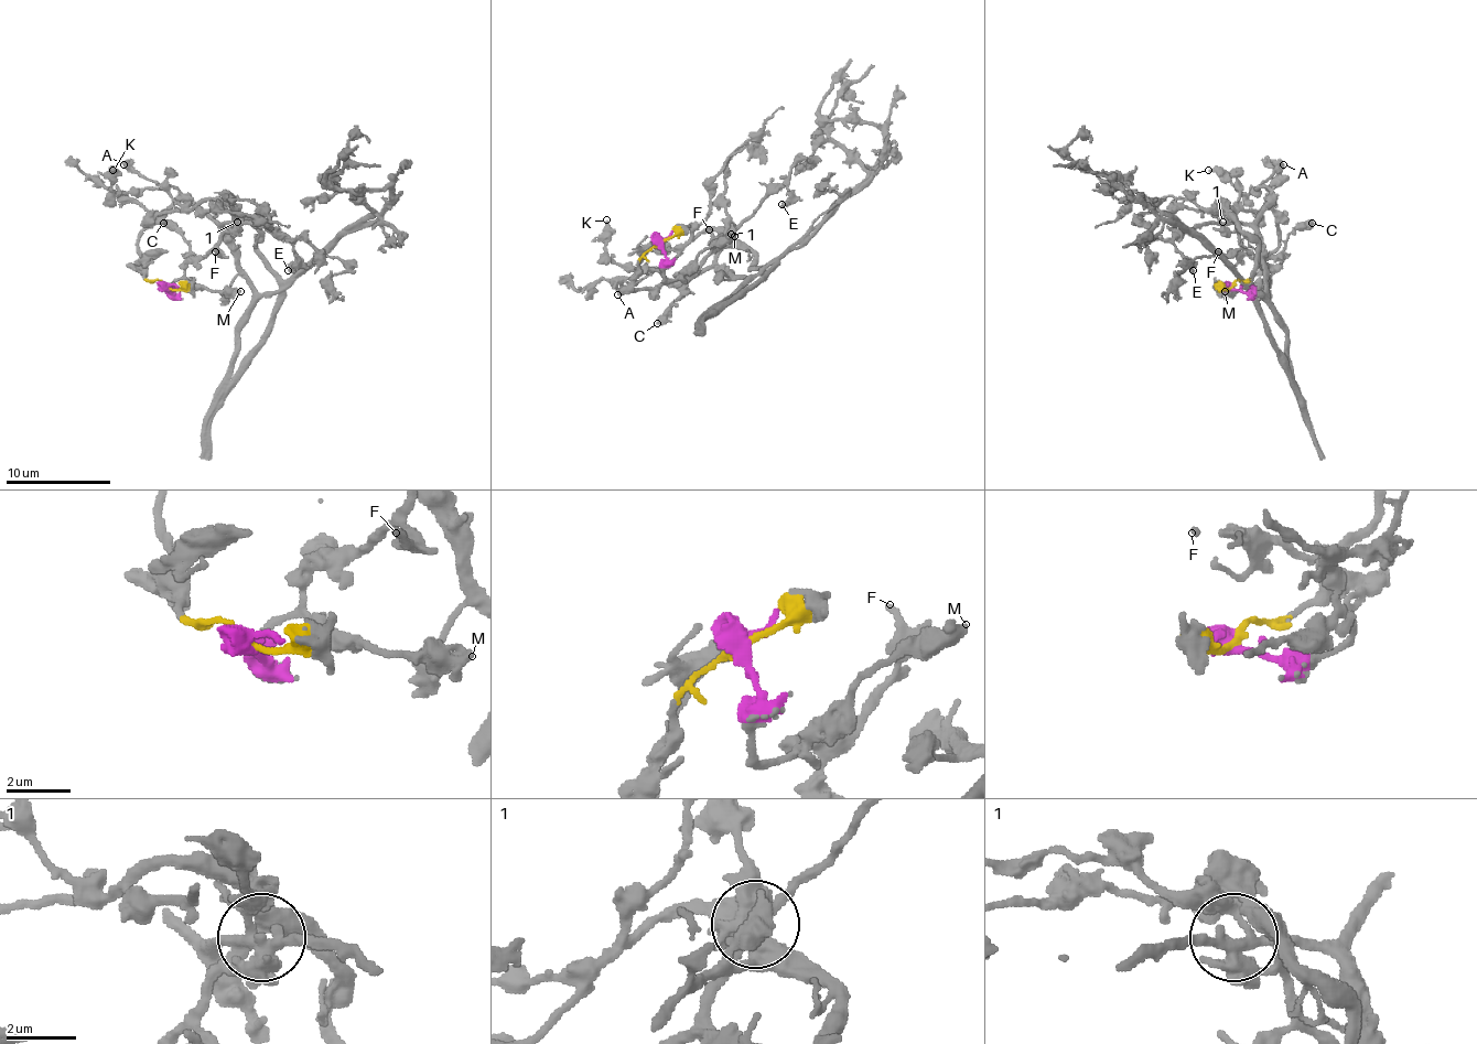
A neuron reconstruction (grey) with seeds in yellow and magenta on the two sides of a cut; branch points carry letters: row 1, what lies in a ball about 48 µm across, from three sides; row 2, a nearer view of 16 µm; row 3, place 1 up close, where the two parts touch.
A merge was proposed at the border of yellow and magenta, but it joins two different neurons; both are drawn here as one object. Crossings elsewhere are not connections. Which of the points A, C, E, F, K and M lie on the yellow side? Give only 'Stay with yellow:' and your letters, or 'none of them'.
Stay with yellow: A, E, K

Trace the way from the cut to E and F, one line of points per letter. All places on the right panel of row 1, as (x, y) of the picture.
E: (1231, 287), (1252, 277), (1279, 245), (1271, 201), (1252, 222), (1203, 222), (1182, 232), (1176, 250), (1193, 271)
F: (1231, 287), (1244, 292), (1263, 290), (1268, 284), (1268, 277), (1256, 256), (1239, 250), (1218, 250)

